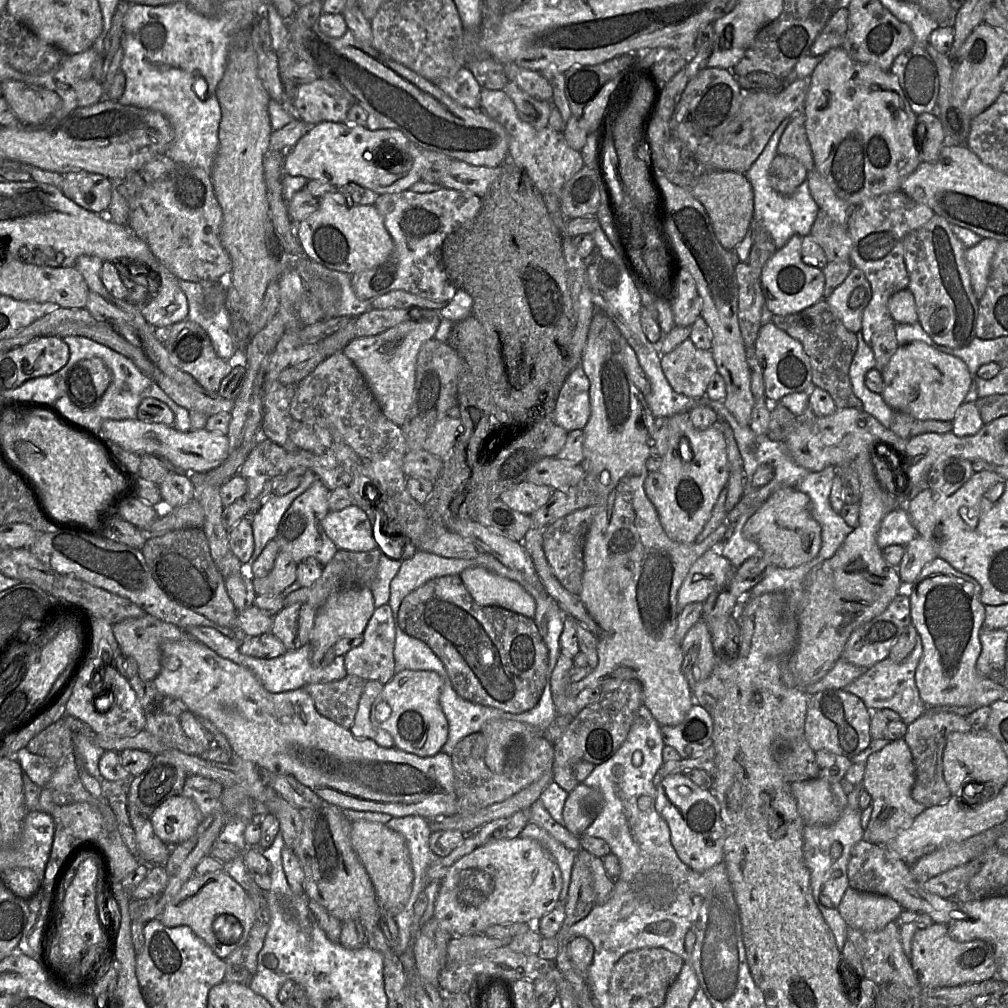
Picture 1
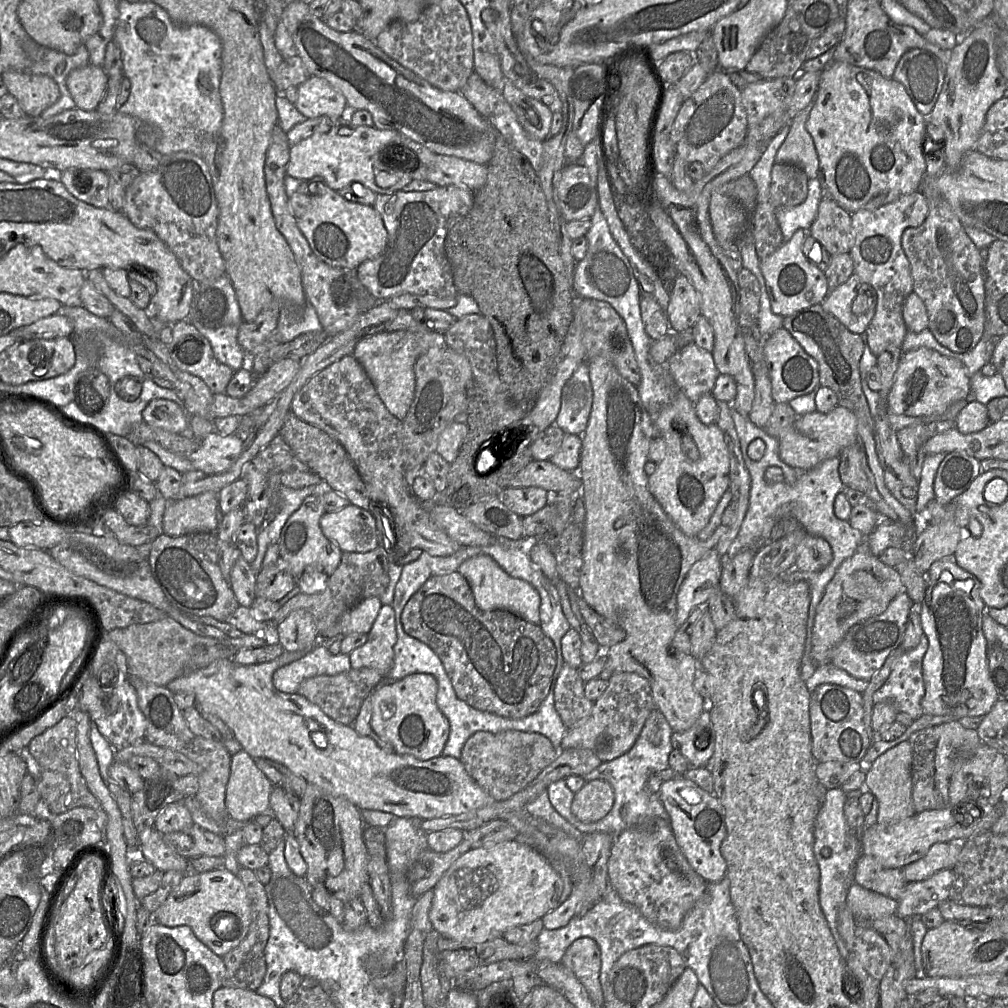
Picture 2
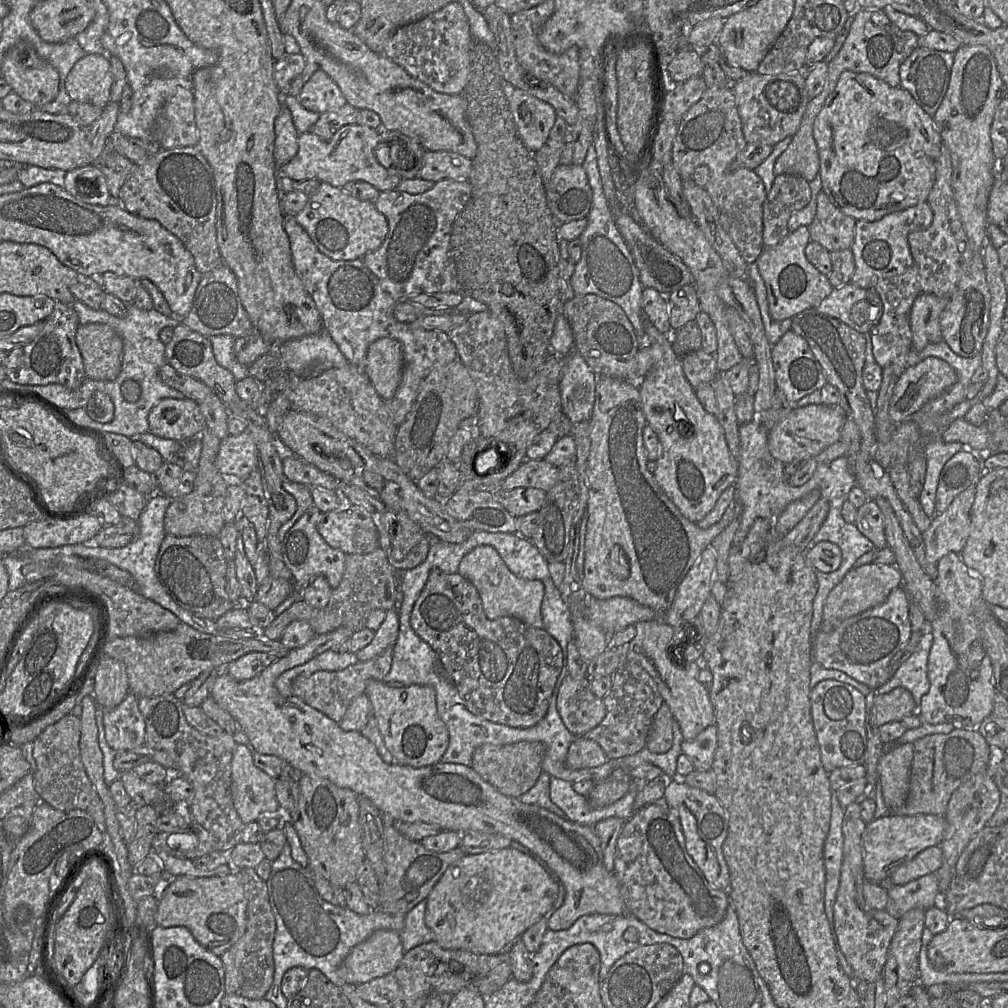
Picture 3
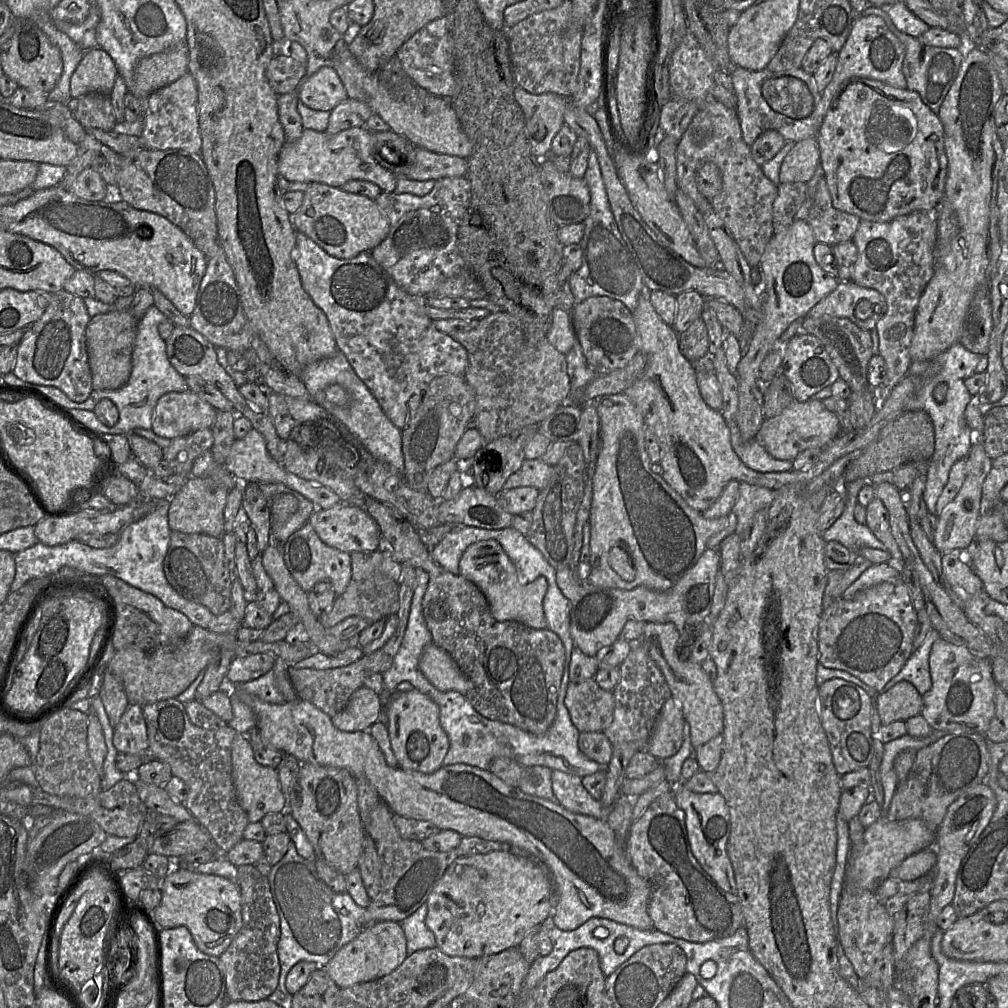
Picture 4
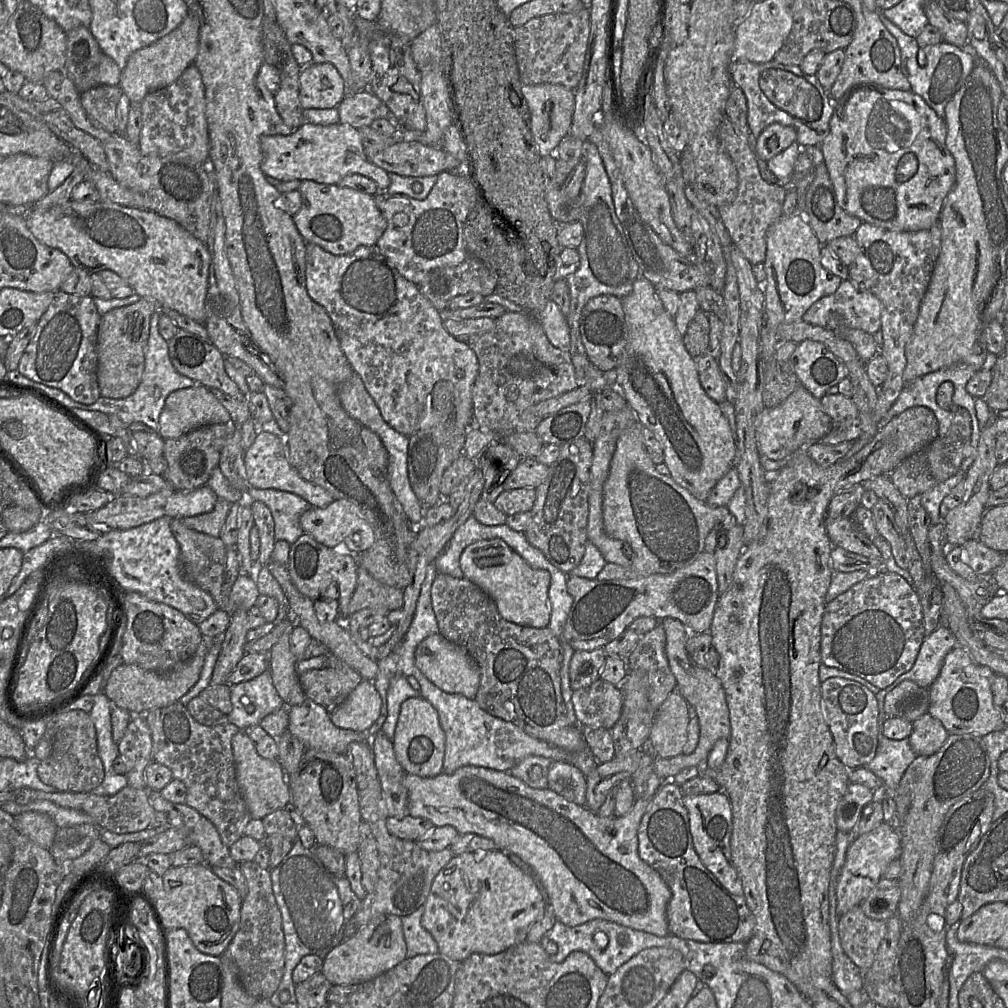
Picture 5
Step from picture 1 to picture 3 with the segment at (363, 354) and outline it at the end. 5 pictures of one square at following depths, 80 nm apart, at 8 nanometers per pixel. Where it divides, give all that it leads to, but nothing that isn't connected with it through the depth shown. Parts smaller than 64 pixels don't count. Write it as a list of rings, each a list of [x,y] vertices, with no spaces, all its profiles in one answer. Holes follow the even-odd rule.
[[[383,337],[369,345],[364,370],[384,401],[395,395],[403,366],[402,345],[398,340]]]

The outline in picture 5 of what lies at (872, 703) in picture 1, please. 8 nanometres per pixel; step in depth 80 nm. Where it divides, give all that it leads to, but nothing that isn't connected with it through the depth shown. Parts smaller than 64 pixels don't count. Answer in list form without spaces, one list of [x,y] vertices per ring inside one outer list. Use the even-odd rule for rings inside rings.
[[[940,624],[932,633],[925,636],[912,668],[888,687],[877,688],[875,697],[878,702],[878,719],[881,722],[881,729],[886,720],[884,699],[887,693],[904,680],[911,680],[921,688],[929,688],[938,676],[945,656],[957,645],[957,640],[951,630]]]

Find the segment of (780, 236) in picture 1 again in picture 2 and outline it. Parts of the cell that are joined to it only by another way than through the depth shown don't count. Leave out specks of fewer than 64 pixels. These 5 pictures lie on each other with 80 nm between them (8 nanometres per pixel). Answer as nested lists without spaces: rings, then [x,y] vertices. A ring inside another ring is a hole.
[[[790,123],[786,124],[766,145],[765,151],[759,161],[750,170],[748,175],[754,181],[757,188],[757,201],[767,201],[771,182],[771,169],[775,163],[775,156],[787,137]],[[818,177],[808,180],[808,194],[799,205],[780,207],[776,218],[780,226],[783,241],[789,241],[797,229],[808,230],[815,220],[822,199],[822,188]]]

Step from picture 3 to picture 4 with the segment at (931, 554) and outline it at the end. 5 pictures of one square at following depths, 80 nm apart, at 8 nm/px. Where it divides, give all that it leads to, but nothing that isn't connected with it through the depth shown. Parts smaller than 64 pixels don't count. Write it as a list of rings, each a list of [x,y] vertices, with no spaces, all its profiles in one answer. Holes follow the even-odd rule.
[[[977,442],[972,446],[967,458],[967,475],[960,491],[937,516],[932,543],[941,553],[947,553],[953,549],[968,549],[975,541],[978,520],[983,513],[982,486],[986,476],[993,468],[993,459],[986,453],[982,442]]]

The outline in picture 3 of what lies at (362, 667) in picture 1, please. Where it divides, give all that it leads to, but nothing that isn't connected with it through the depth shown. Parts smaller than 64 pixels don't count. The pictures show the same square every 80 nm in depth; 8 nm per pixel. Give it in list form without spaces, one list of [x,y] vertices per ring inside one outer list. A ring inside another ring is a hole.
[[[396,609],[386,612],[386,618],[376,630],[371,643],[356,653],[360,662],[368,661],[380,655],[387,647],[394,645],[398,639],[399,615]]]

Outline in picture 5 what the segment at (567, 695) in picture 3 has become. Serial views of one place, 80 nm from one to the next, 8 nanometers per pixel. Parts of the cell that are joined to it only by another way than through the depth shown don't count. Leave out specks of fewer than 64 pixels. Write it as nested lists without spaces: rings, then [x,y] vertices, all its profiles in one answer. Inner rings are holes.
[[[601,679],[572,692],[571,701],[577,722],[582,727],[611,731],[622,713],[622,692]]]

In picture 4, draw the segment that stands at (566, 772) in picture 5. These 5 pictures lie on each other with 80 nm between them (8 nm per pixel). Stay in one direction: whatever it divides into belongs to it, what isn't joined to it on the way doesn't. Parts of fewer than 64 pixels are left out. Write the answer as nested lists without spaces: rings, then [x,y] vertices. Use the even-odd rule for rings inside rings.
[[[552,770],[551,786],[558,803],[572,813],[605,819],[611,809],[590,796],[579,776]]]

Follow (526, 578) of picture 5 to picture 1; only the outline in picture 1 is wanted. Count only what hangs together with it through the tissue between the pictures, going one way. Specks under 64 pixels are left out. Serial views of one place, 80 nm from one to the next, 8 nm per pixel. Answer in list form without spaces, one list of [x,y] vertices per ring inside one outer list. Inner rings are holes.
[[[470,567],[459,575],[474,601],[496,606],[533,619],[535,599],[518,582],[499,576],[484,567]]]

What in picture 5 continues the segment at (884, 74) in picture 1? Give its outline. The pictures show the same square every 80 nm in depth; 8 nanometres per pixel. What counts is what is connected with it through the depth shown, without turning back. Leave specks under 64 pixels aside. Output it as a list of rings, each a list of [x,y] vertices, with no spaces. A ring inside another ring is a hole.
[[[877,85],[852,88],[834,102],[829,132],[819,148],[839,206],[862,222],[898,232],[929,229],[939,222],[949,191],[955,184],[955,161],[946,147],[944,119],[912,91],[886,89]]]

